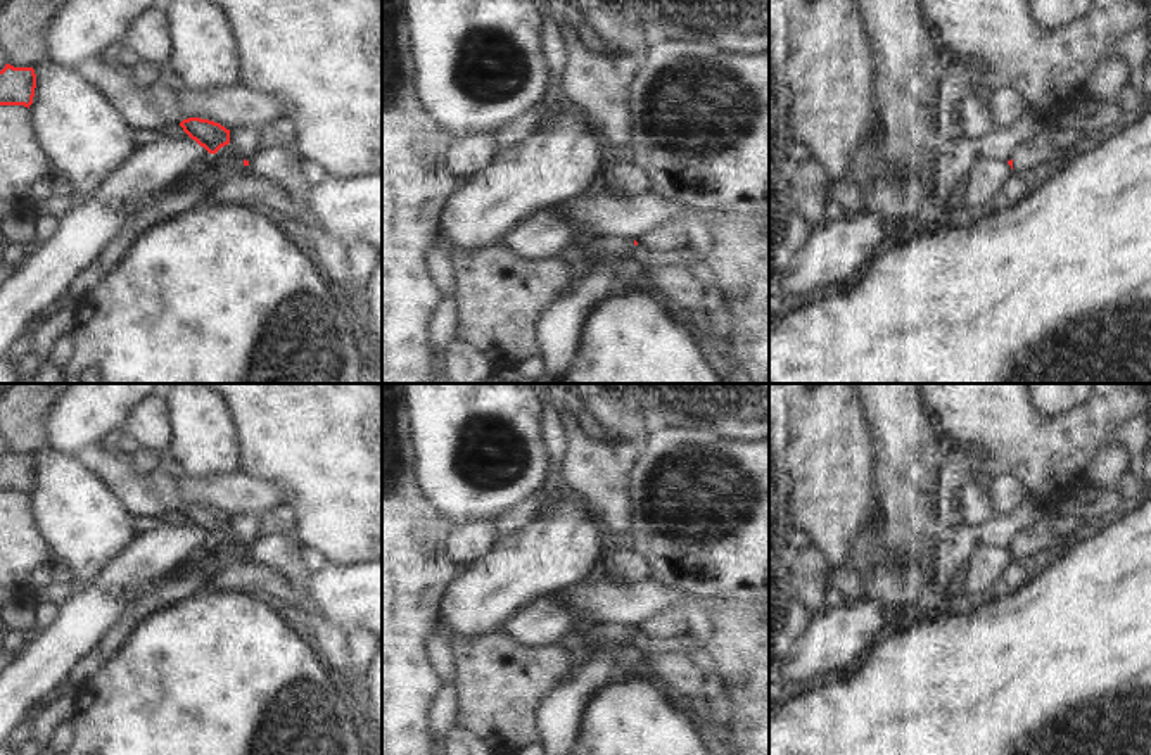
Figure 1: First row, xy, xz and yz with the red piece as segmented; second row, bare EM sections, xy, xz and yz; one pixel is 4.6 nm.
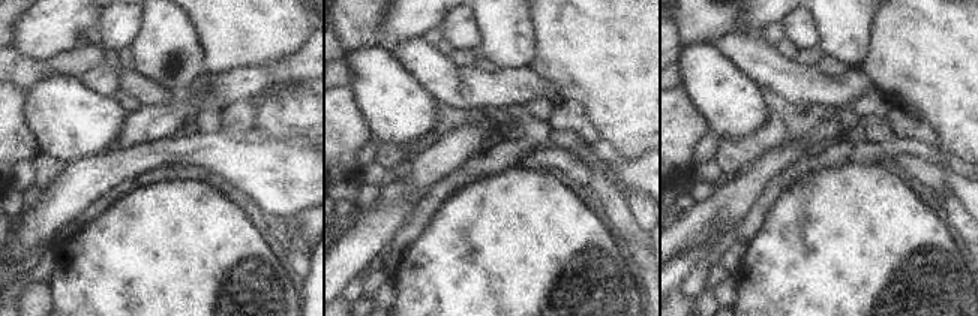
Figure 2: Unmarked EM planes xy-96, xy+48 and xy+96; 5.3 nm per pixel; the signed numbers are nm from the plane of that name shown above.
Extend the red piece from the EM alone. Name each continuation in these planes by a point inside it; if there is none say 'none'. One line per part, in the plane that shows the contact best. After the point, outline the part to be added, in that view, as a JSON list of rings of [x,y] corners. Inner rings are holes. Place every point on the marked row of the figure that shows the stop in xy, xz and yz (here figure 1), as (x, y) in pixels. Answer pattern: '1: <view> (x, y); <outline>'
1: xy (227, 154); [[[230,143],[221,147],[214,157],[223,161],[230,169],[244,169],[244,157]]]

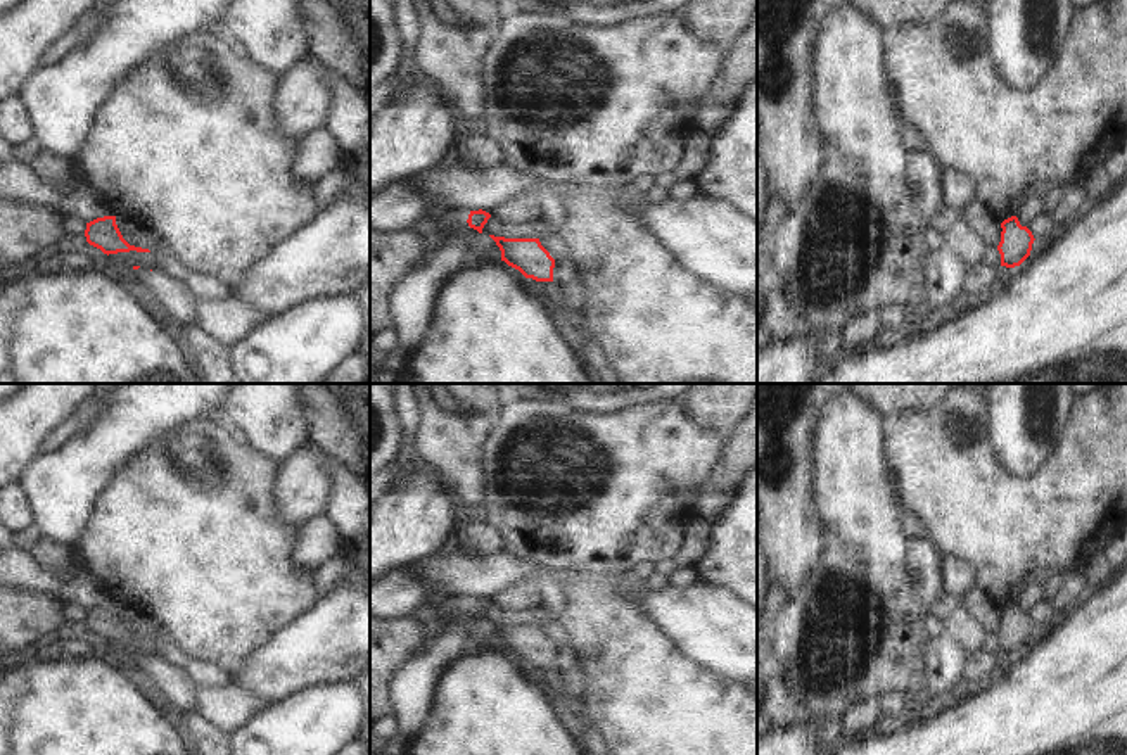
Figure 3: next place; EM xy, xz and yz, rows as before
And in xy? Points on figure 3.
none

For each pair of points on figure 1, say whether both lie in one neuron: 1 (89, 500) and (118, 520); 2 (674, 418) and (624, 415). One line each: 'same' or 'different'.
1: same
2: different

